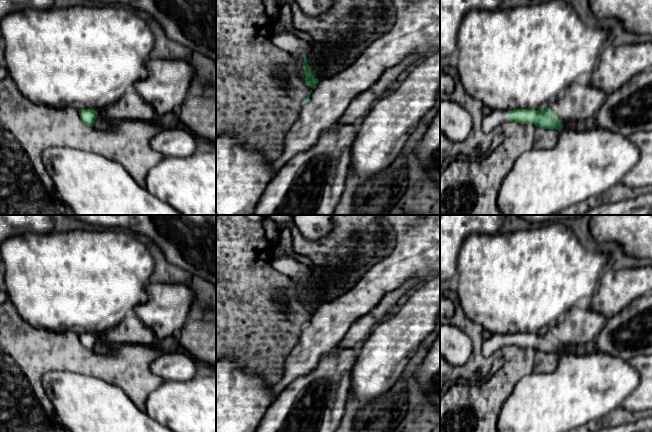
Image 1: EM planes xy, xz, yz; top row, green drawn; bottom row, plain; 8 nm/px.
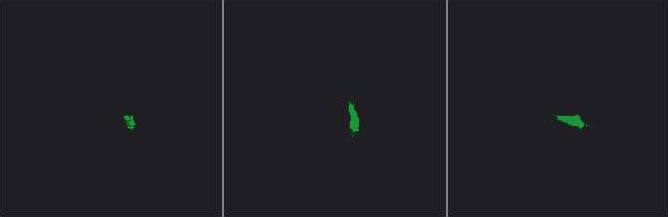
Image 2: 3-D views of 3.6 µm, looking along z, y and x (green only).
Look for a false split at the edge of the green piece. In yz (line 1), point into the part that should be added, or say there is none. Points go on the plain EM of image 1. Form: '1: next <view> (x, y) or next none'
1: next yz (582, 388)

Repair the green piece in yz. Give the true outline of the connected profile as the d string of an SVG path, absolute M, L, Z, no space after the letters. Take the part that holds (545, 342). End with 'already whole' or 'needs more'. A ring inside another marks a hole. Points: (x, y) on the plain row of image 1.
M548 331L545 333L491 334L482 344L483 357L491 357L505 346L534 348L542 353L556 353L560 356L557 367L550 373L525 375L514 387L511 395L503 403L497 423L498 432L567 432L584 427L587 423L598 420L622 406L640 382L640 375L635 368L623 359L594 351L585 355L564 352L557 339Z; needs more

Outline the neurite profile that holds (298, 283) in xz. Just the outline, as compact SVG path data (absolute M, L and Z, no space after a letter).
M291 277L291 279L293 280L295 285L296 290L295 295L299 303L303 306L304 310L307 312L308 315L313 314L313 311L309 310L305 305L305 296L303 293L303 286L304 286L303 279L295 279L293 277Z

